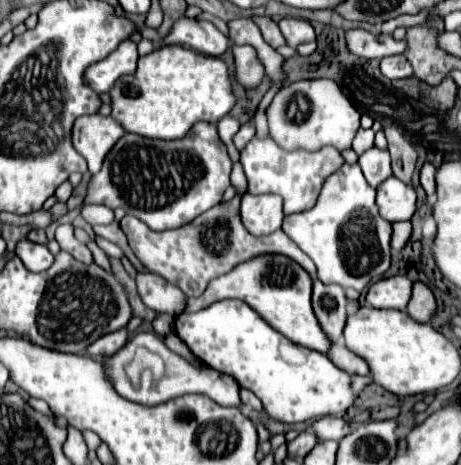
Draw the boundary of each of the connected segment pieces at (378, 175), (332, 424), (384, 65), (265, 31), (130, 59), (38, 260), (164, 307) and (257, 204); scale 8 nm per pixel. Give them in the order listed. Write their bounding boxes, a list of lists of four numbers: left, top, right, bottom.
[[358,146,392,188],[312,416,352,440],[380,56,412,80],[252,18,286,48],[84,40,138,94],[16,240,54,272],[136,274,188,316],[242,194,284,236]]

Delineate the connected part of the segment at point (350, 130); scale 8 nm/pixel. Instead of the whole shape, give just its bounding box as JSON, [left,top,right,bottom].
[266,80,360,150]

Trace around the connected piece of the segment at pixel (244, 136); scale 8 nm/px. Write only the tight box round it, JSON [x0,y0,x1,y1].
[234,124,254,150]

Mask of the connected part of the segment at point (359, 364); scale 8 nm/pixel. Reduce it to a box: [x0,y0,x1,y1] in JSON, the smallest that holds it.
[330,344,370,376]

